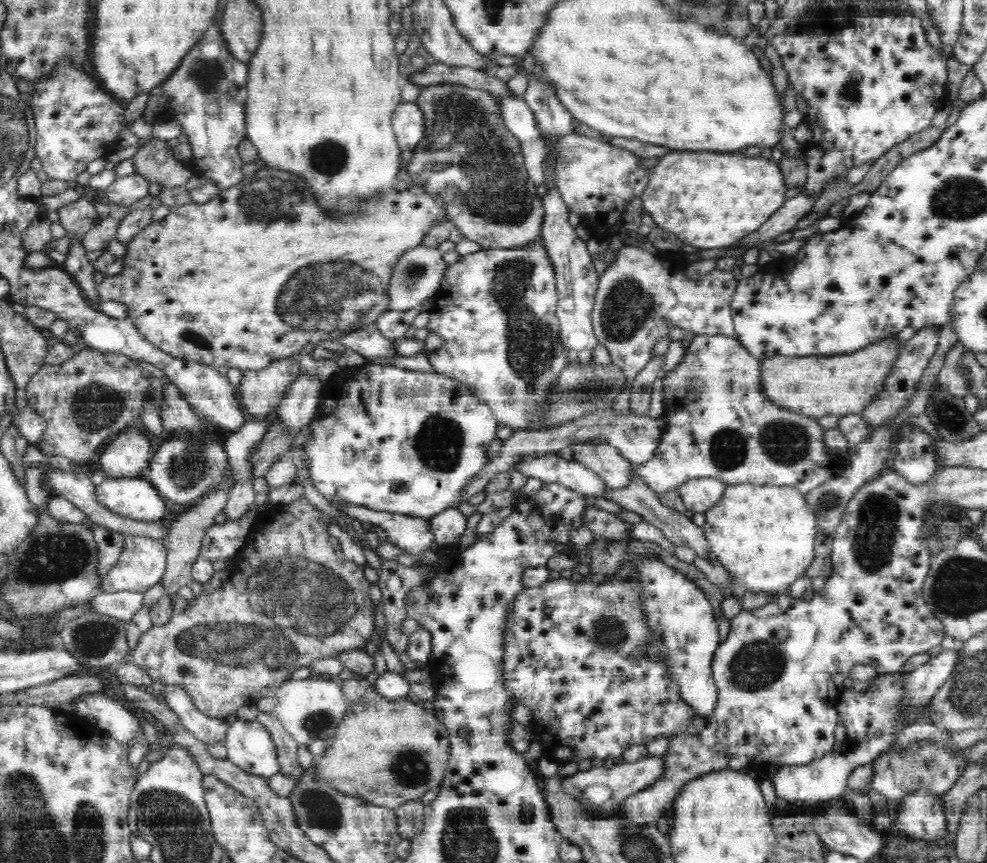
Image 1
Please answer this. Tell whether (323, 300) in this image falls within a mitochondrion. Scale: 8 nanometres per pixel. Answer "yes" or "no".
yes

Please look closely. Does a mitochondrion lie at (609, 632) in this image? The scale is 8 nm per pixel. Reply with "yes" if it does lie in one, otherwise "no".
yes

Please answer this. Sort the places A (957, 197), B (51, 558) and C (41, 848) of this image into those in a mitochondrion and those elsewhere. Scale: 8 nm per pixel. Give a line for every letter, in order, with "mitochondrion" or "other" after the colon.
A: mitochondrion
B: mitochondrion
C: mitochondrion

